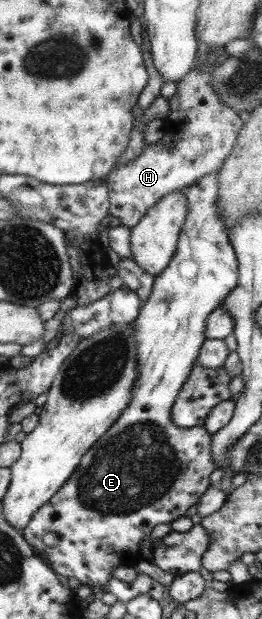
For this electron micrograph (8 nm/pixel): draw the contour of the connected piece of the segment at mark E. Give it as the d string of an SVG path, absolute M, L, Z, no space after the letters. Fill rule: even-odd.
M218 171L206 174L206 176L202 176L202 178L198 179L196 183L182 190L186 199L186 216L178 235L178 243L176 244L174 256L170 259L168 266L161 273L154 276L152 291L150 295L148 295L148 299L141 303L136 317L137 319L134 321L136 379L134 379L134 387L132 387L132 391L130 391L130 401L126 403L126 407L124 411L118 415L118 419L115 419L114 423L111 423L110 427L106 429L106 431L92 444L92 447L80 458L80 463L70 478L66 479L59 487L59 490L55 491L54 495L52 495L46 503L43 503L34 511L26 527L20 531L24 541L32 548L32 551L37 556L40 556L40 559L46 562L54 573L59 573L67 578L75 577L78 579L80 585L100 587L102 591L106 591L106 580L112 576L111 573L115 567L124 566L135 568L138 561L142 560L142 557L146 555L146 552L139 546L142 537L148 536L154 525L158 525L158 523L168 524L175 519L185 517L188 507L196 504L198 497L200 497L210 485L209 476L215 471L215 465L213 465L212 458L210 458L211 435L202 428L184 431L183 428L174 425L172 419L170 419L170 410L172 409L172 404L176 399L180 387L182 387L182 384L186 381L190 373L190 369L192 369L194 360L199 353L200 345L205 341L204 331L206 315L213 309L218 308L222 299L224 299L224 297L230 293L230 289L236 285L237 260L231 243L229 242L229 237L225 232L225 226L223 219L221 219L219 208L217 207L218 178L216 177L218 177ZM48 531L54 531L62 541L58 541L54 547L46 547L42 541L34 541L34 539L40 539L40 537L42 537L44 533L48 533Z

